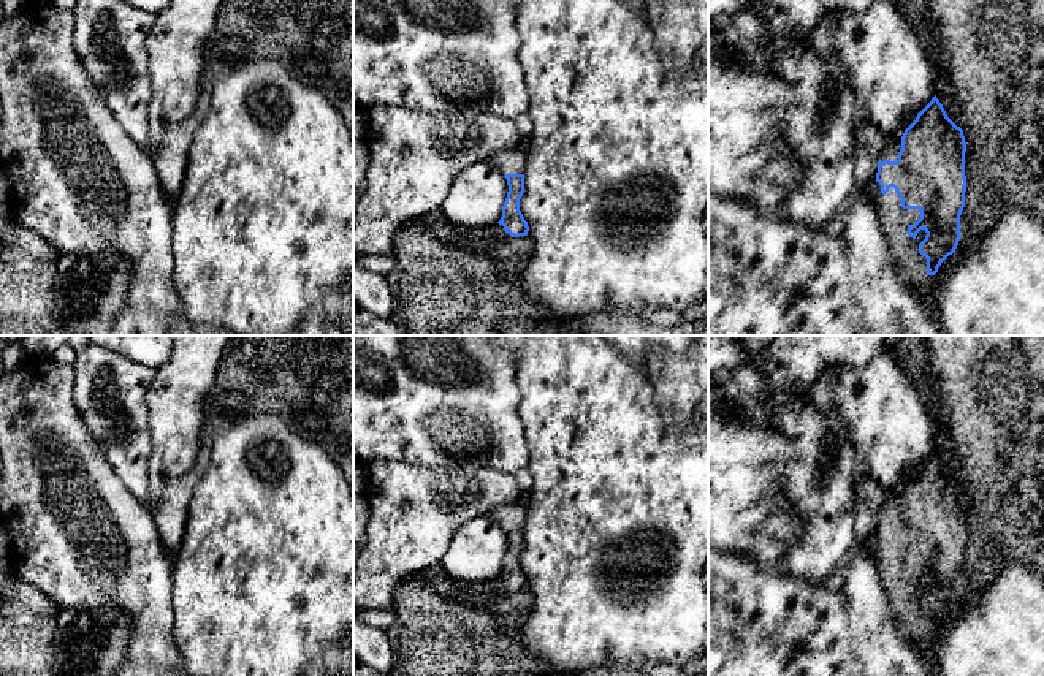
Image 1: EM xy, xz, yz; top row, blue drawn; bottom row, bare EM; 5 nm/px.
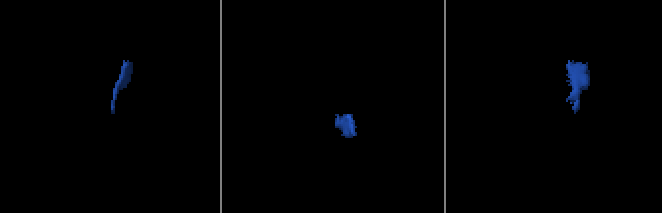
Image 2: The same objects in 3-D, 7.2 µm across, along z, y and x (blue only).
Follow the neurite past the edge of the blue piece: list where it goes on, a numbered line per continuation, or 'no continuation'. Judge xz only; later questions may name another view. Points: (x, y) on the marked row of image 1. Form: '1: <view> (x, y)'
1: xz (509, 160)

